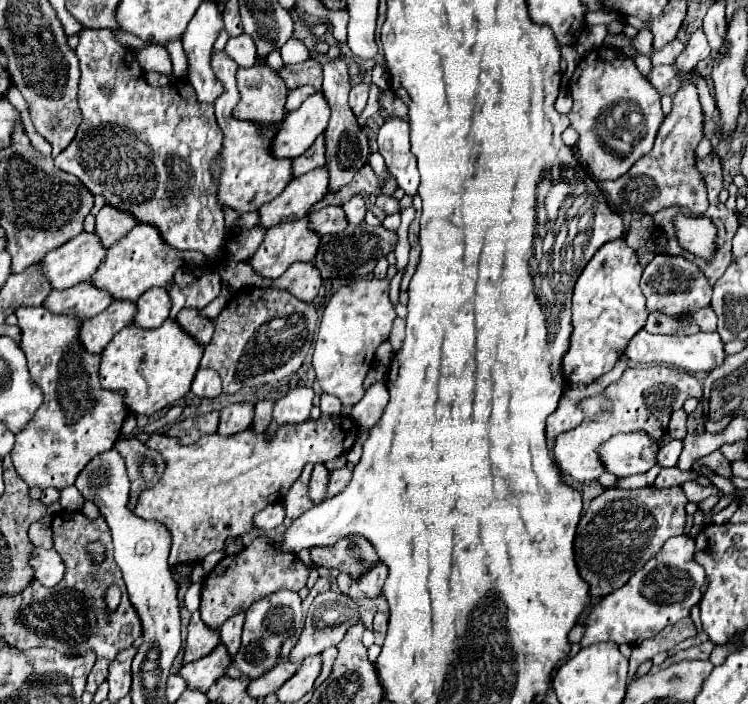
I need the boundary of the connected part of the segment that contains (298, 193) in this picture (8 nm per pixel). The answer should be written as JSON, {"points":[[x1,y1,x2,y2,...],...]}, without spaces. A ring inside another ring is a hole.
{"points":[[315,168,303,176,291,180,291,184,277,196,275,200,267,202,261,214,261,226,271,228,285,220,297,220,309,214,311,206,319,202,327,194,329,186,329,172,327,168]]}

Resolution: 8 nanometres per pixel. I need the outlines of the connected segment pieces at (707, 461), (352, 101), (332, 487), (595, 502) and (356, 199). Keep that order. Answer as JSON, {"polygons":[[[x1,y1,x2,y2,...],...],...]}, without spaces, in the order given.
{"polygons":[[[715,450,715,452,711,452,711,454,707,454,707,456,693,462,693,469,697,470,699,466,707,466,707,468,711,468,713,472,717,472,719,476,731,478,729,460,721,454,721,450]],[[359,82,359,84,355,84,351,88,351,92,349,92,349,106,355,112,355,116,359,116,363,112,363,108,367,104,367,92,369,92,369,84,365,84,365,82]],[[337,468,337,470,329,472,329,488,327,488,327,498,331,498,331,496,339,494,339,492,345,488,345,484,347,484,347,480,349,480,349,478,351,478,351,472,349,472,347,468]],[[679,486,607,488,593,498,589,510,579,520,575,536,575,560,579,574,591,584,591,596,601,598,627,584,663,548,667,538,683,534,685,504,687,498]],[[353,196,347,204,343,204,343,210,347,214,349,224,361,224,365,220,367,208,365,208,365,202,361,196]]]}

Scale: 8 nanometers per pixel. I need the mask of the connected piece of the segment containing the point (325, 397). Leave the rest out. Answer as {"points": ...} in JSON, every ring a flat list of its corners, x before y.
{"points":[[327,392,321,394,321,412,323,414,339,414,341,412,341,400,337,396,331,396]]}

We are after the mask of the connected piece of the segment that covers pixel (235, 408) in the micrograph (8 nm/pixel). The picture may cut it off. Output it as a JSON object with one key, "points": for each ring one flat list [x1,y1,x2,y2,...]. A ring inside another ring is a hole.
{"points":[[239,402,239,404,231,404,221,408,221,420,219,420,219,434,221,436,231,436,237,434,245,428,249,428,249,424,253,422,253,414,255,414,255,404,251,402]]}

